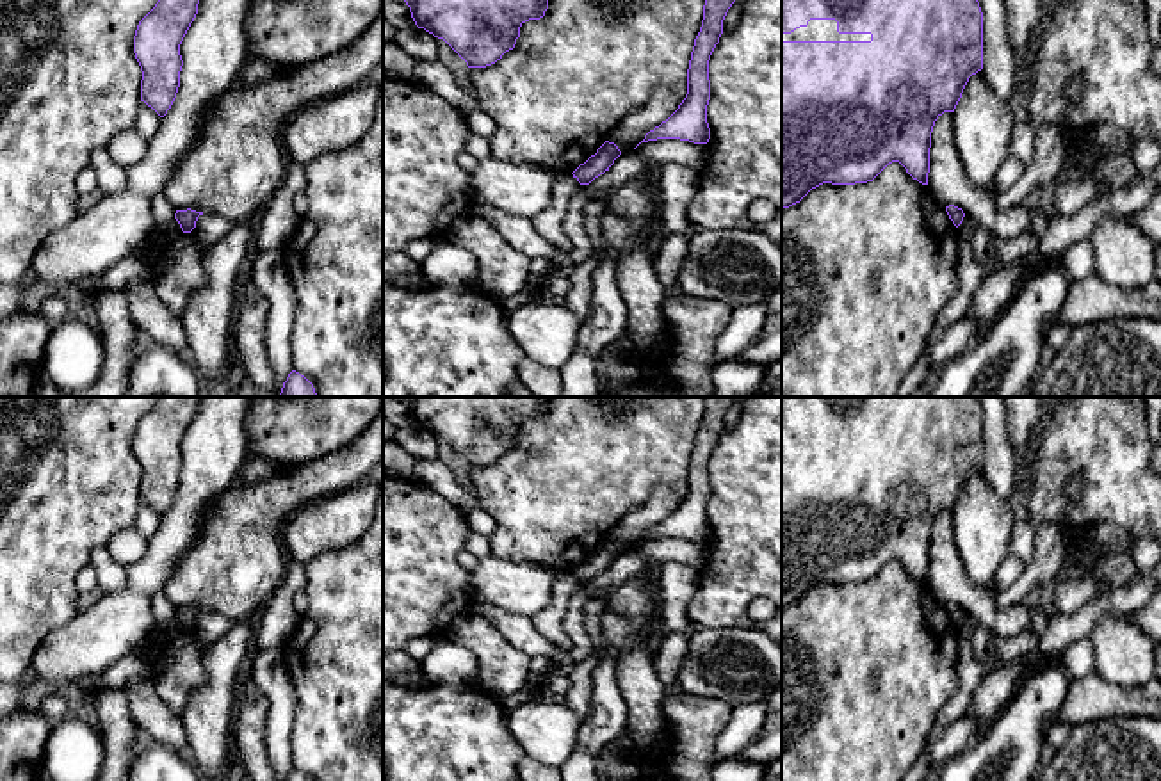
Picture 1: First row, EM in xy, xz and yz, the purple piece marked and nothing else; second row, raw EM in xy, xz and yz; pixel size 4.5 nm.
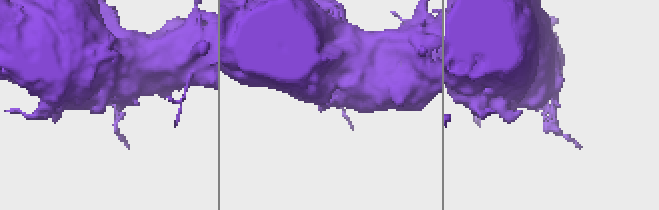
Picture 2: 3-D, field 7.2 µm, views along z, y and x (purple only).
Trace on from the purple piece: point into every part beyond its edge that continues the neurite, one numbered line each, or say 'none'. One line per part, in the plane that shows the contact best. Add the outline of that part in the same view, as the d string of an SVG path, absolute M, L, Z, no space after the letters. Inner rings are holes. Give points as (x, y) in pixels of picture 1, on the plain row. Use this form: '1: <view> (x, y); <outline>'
1: yz (818, 427); M810 418L791 432L782 432L782 439L871 439L871 432L839 432L835 418Z

